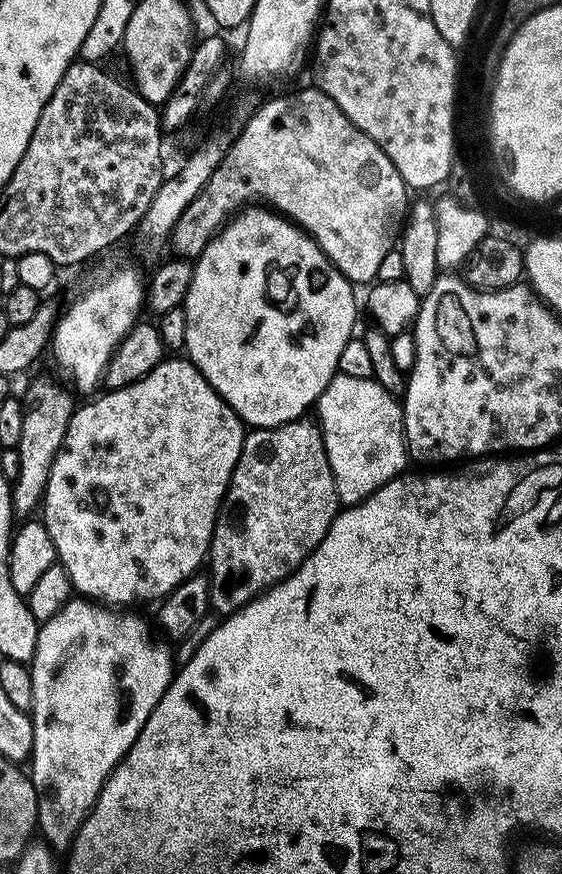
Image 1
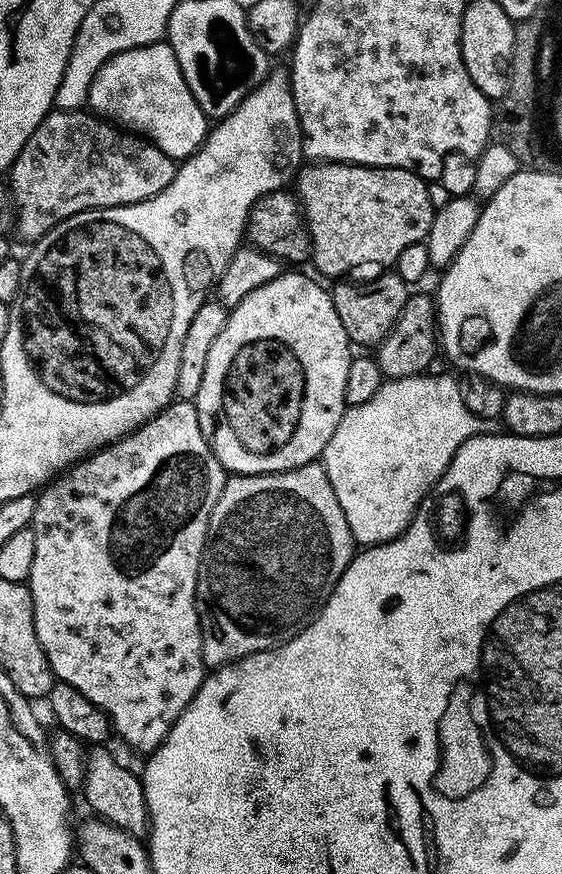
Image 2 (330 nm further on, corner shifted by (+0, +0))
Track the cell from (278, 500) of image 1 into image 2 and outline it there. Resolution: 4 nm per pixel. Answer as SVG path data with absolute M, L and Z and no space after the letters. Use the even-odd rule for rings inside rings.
M313 462L306 466L298 466L285 472L267 472L261 476L229 475L224 482L224 489L208 519L208 542L200 556L200 569L196 579L196 595L202 605L202 620L220 635L224 644L229 644L236 651L237 657L251 656L253 652L267 652L269 648L284 643L285 640L297 636L305 624L313 619L315 613L324 607L330 594L336 589L336 583L352 561L354 541L352 531L348 529L346 514L342 514L342 506L338 502L338 494L334 494L334 486L330 486L330 478L326 474L323 463Z

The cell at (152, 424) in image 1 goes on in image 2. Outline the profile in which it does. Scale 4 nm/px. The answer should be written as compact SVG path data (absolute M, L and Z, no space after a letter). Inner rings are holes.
M177 399L141 424L135 432L105 444L75 466L59 473L36 496L36 509L30 527L34 530L34 566L30 566L27 586L32 591L34 630L46 654L52 675L61 684L74 686L92 704L98 705L111 727L129 744L143 754L151 754L168 737L172 724L186 710L206 675L204 668L204 640L200 637L202 616L198 611L196 579L200 556L208 542L208 519L224 489L226 473L218 458L210 450L208 440L198 426L195 403Z

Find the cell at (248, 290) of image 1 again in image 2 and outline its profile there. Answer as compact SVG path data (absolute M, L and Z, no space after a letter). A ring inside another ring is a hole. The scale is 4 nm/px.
M288 270L281 274L278 278L272 280L266 286L258 286L258 290L254 290L250 294L246 294L246 298L242 298L242 302L238 302L236 308L231 309L227 313L222 330L218 334L218 338L214 338L214 342L210 346L210 354L206 354L206 370L202 374L202 386L198 386L198 394L194 401L196 412L198 413L198 426L202 426L202 434L208 440L210 450L218 458L218 462L223 466L225 473L235 474L237 476L261 476L267 472L285 472L286 470L294 470L298 466L306 466L307 464L319 461L324 454L324 447L330 442L330 438L334 434L334 430L338 426L338 422L344 416L346 405L344 403L344 391L346 390L346 370L350 370L350 362L354 355L353 345L350 343L346 330L342 330L342 318L338 318L338 310L334 310L334 302L331 295L327 291L324 292L311 280L308 276L296 272L300 270Z

